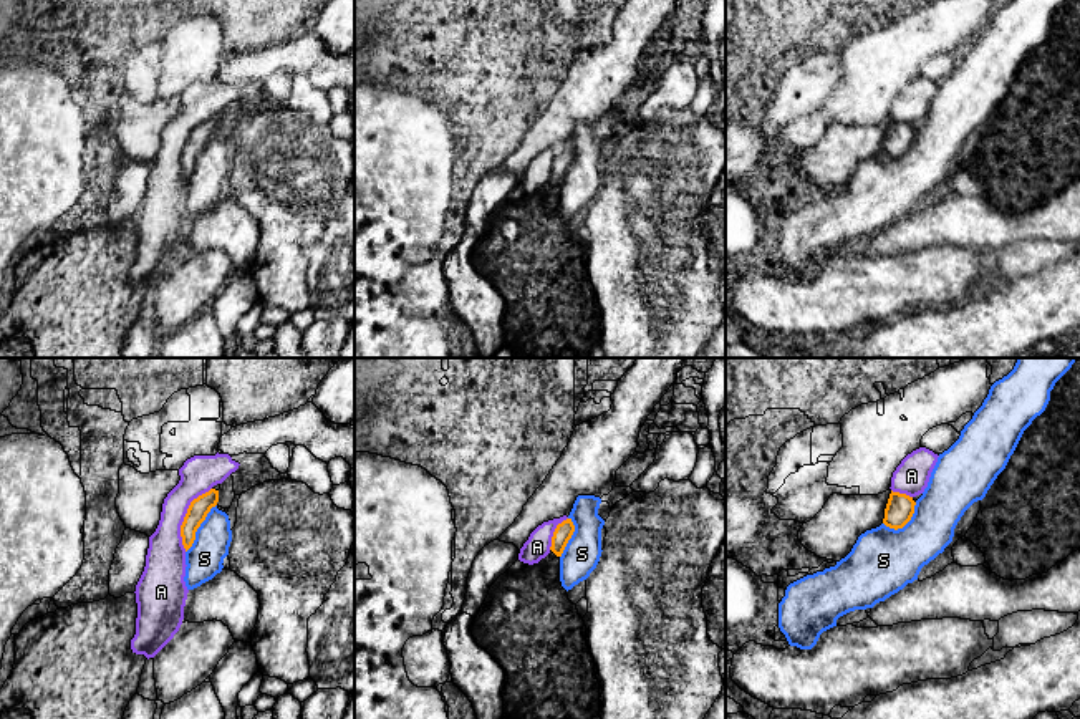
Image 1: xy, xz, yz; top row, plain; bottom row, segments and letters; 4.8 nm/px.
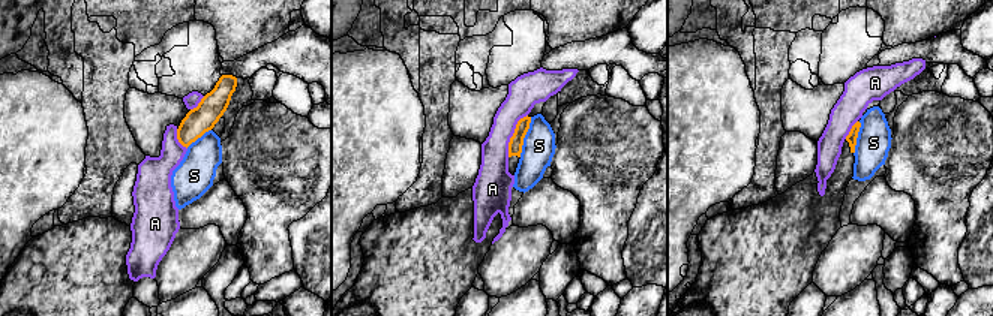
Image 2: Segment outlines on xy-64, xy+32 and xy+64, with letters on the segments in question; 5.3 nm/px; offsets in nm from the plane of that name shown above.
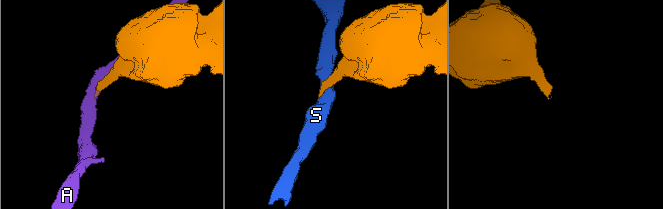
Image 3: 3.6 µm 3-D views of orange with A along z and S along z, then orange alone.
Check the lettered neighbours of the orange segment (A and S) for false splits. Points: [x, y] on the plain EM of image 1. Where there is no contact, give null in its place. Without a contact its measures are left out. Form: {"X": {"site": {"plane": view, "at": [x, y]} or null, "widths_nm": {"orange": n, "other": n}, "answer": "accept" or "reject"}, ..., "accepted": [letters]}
{"A": {"site": {"plane": "xy", "at": [184, 146]}, "widths_nm": {"orange": 100, "other": 190}, "answer": "reject"}, "S": {"site": {"plane": "xy", "at": [197, 156]}, "widths_nm": {"orange": 100, "other": 180}, "answer": "reject"}, "accepted": []}

